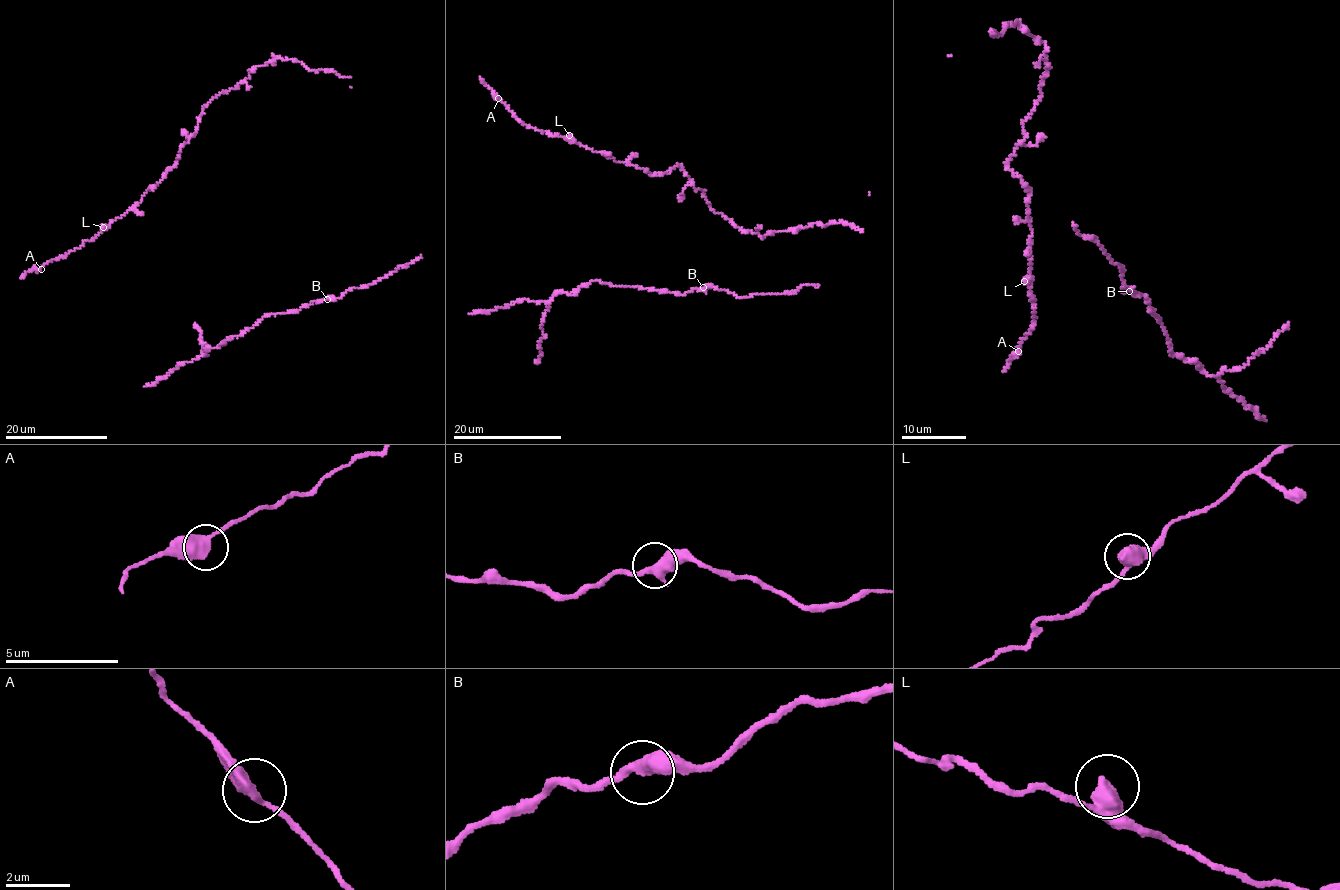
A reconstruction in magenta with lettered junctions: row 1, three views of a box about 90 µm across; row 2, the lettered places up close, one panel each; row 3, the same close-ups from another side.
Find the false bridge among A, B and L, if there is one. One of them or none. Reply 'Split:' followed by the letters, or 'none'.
Split: none

